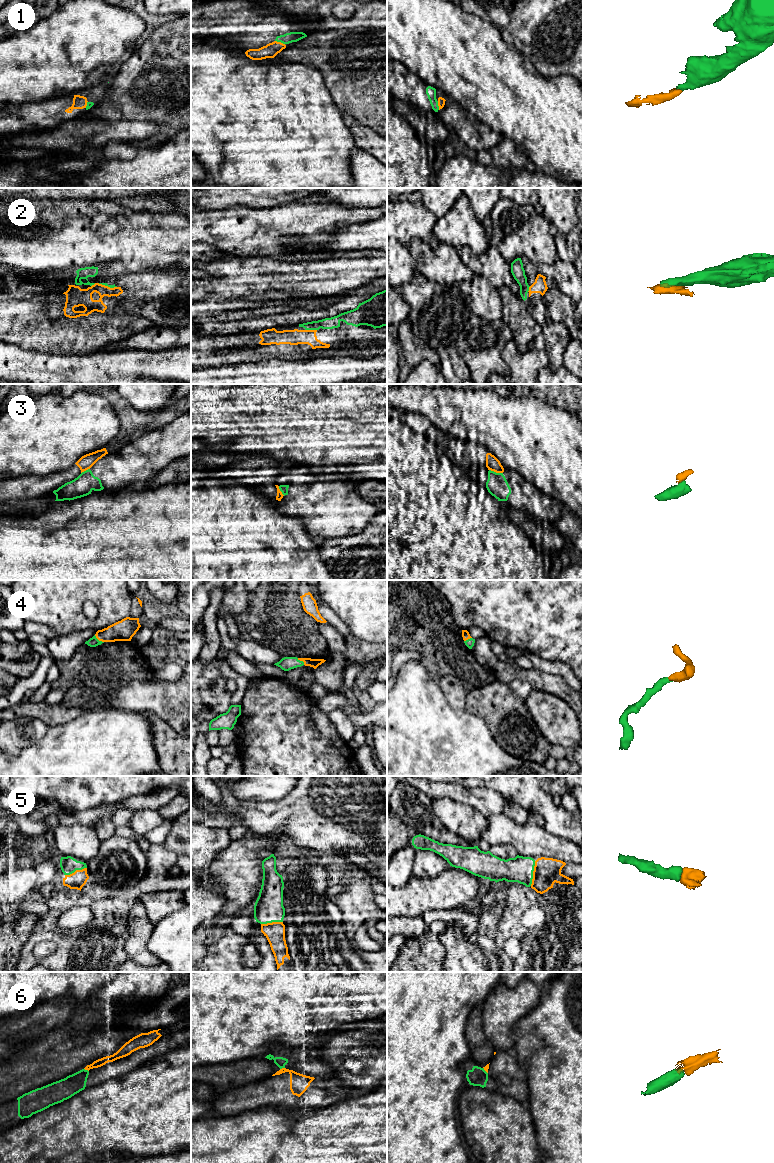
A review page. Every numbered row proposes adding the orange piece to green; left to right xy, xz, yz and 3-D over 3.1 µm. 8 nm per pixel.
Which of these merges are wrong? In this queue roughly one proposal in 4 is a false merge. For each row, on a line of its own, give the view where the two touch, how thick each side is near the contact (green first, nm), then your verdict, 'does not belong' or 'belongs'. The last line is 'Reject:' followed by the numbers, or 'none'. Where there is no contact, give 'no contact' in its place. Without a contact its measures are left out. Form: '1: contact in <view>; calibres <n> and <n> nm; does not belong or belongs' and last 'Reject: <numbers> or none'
1: contact in xz; calibres 90 and 110 nm; belongs
2: contact in xz; calibres 100 and 130 nm; belongs
3: contact in yz; calibres 170 and 110 nm; does not belong
4: contact in xy; calibres 80 and 170 nm; belongs
5: contact in yz; calibres 220 and 220 nm; belongs
6: contact in xy; calibres 160 and 60 nm; does not belong
Reject: 3, 6

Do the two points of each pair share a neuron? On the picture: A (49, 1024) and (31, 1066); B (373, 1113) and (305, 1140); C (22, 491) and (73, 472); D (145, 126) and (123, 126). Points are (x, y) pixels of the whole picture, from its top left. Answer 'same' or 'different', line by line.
A: different
B: same
C: same
D: same

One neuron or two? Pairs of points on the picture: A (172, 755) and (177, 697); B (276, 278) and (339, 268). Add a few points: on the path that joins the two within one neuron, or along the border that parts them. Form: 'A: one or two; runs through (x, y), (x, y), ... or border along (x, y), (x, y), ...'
A: two; border along (156, 715), (180, 735)
B: one; runs through (292, 282), (323, 282)

